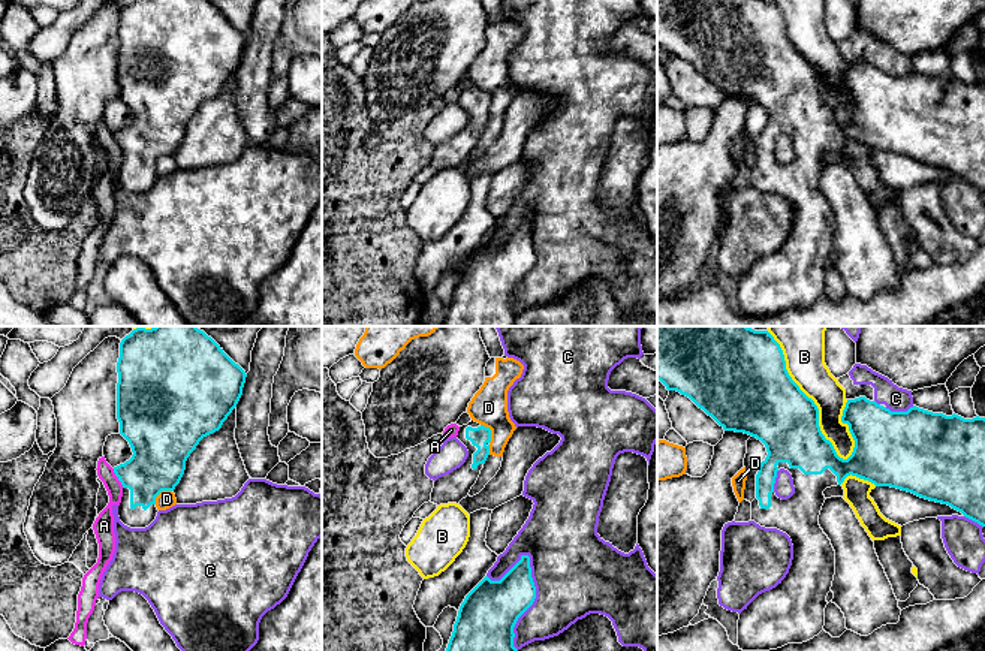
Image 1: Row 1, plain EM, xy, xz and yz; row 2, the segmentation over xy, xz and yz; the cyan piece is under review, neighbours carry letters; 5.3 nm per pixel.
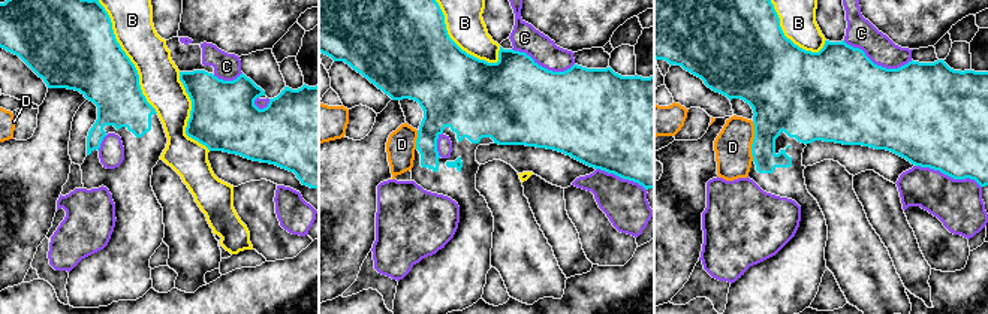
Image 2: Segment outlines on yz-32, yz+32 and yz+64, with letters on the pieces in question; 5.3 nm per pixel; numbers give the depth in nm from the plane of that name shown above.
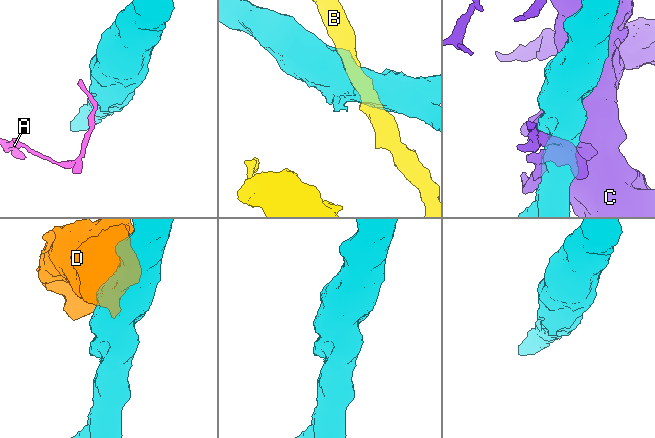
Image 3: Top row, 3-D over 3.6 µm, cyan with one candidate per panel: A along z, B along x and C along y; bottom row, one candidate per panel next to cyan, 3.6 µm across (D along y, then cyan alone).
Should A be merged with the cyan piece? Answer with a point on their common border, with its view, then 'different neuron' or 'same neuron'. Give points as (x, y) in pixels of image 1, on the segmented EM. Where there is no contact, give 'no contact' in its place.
contact xy (117, 476); different neuron

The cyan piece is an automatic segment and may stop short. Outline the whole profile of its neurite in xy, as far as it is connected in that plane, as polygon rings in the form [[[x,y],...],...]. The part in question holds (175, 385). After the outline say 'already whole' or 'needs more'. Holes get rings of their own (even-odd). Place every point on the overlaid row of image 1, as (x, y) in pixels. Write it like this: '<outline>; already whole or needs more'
[[[196,326],[133,329],[120,343],[117,373],[120,434],[133,452],[129,461],[114,467],[123,485],[118,516],[130,528],[145,528],[157,516],[156,497],[175,489],[190,453],[204,437],[219,431],[237,407],[247,374]]]; needs more

